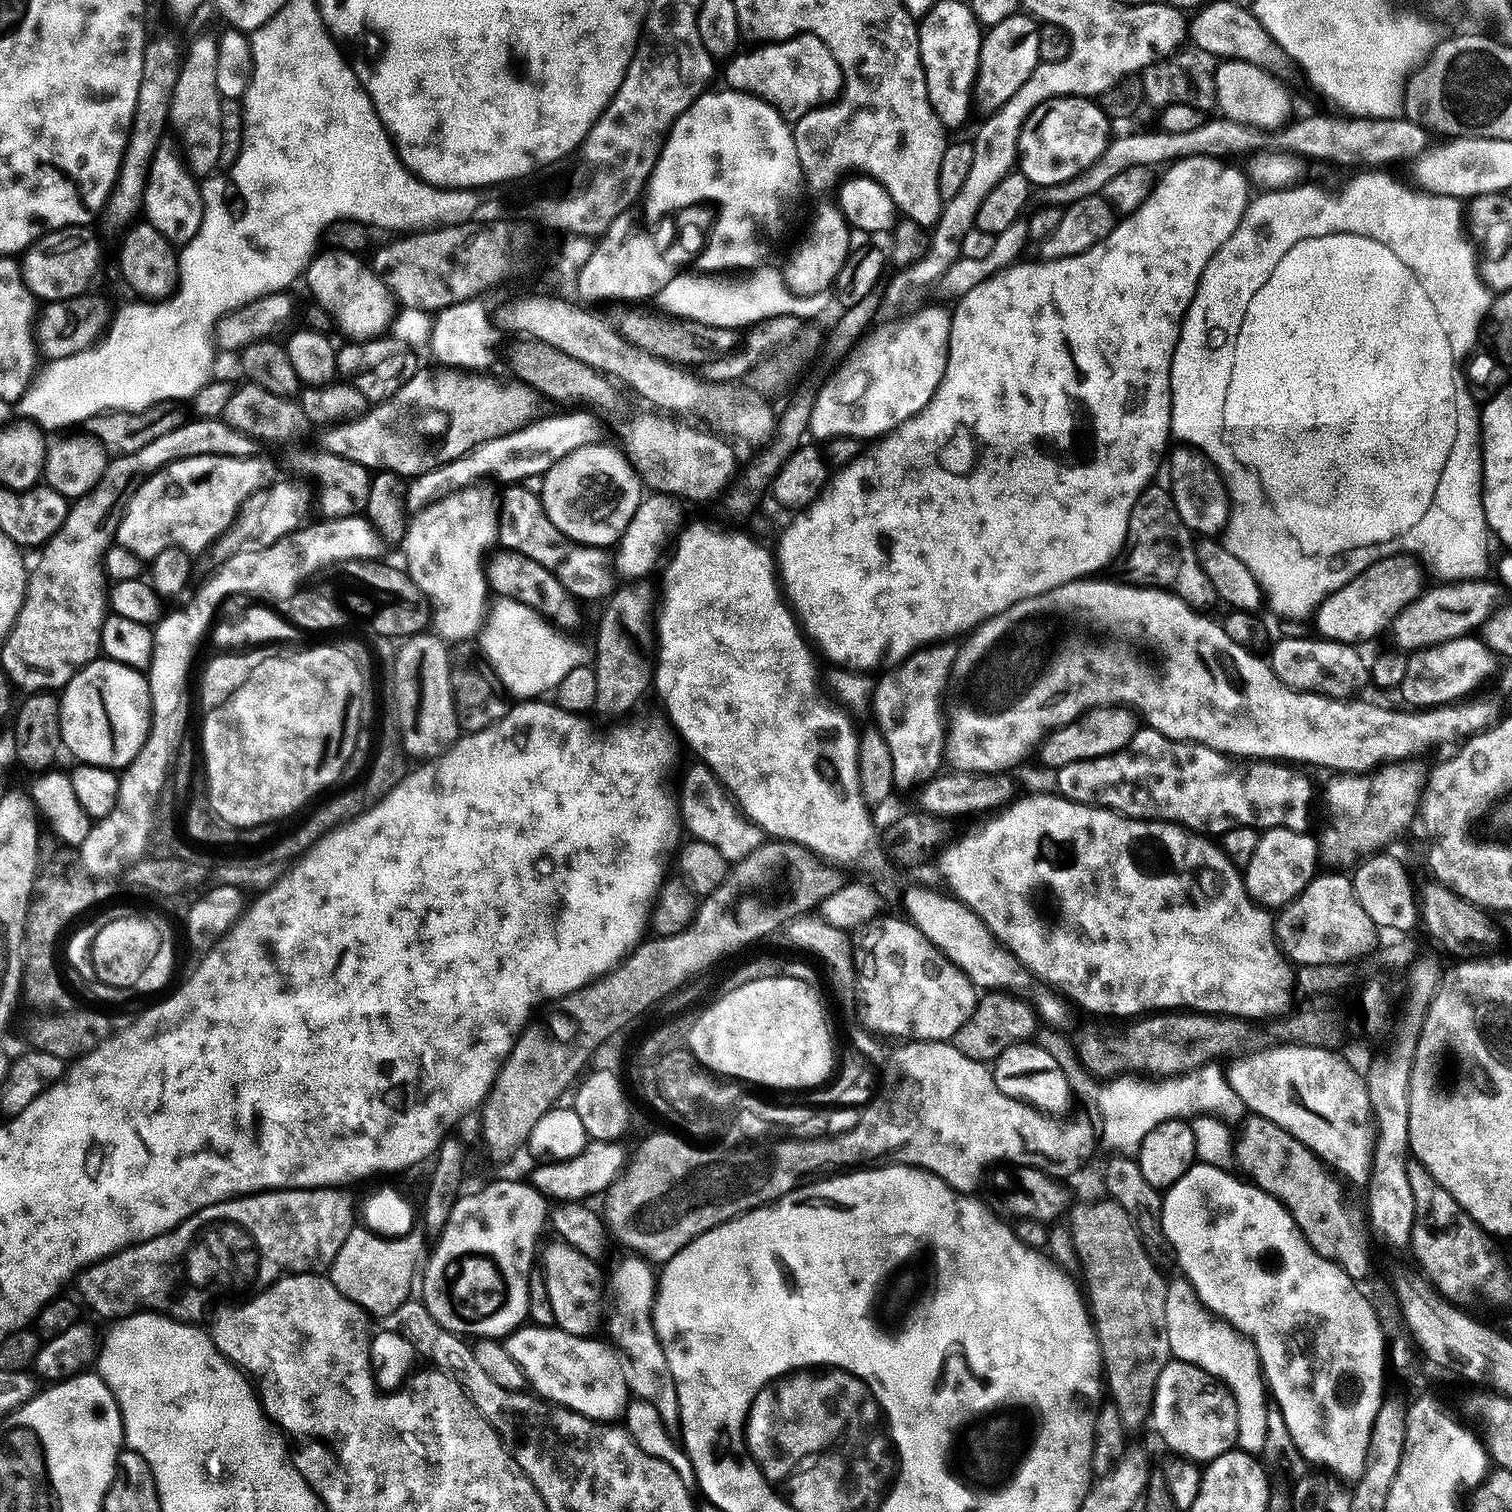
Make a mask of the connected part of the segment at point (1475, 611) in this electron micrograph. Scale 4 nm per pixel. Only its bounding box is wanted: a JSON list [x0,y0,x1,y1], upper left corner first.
[1390,578,1502,650]

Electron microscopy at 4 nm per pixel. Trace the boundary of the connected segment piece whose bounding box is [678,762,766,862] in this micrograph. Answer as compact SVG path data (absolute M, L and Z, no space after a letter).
M696 762L696 765L685 774L684 789L678 792L678 807L683 827L690 834L688 836L693 841L714 846L726 861L745 860L750 853L758 850L761 844L765 843L765 832L740 811L736 801L728 795L723 784L702 762Z

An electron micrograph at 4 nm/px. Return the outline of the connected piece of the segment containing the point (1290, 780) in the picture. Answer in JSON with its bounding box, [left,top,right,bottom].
[1054,726,1312,834]

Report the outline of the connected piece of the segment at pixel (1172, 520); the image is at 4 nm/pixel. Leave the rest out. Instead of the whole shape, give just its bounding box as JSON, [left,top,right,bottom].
[1122,482,1218,610]

